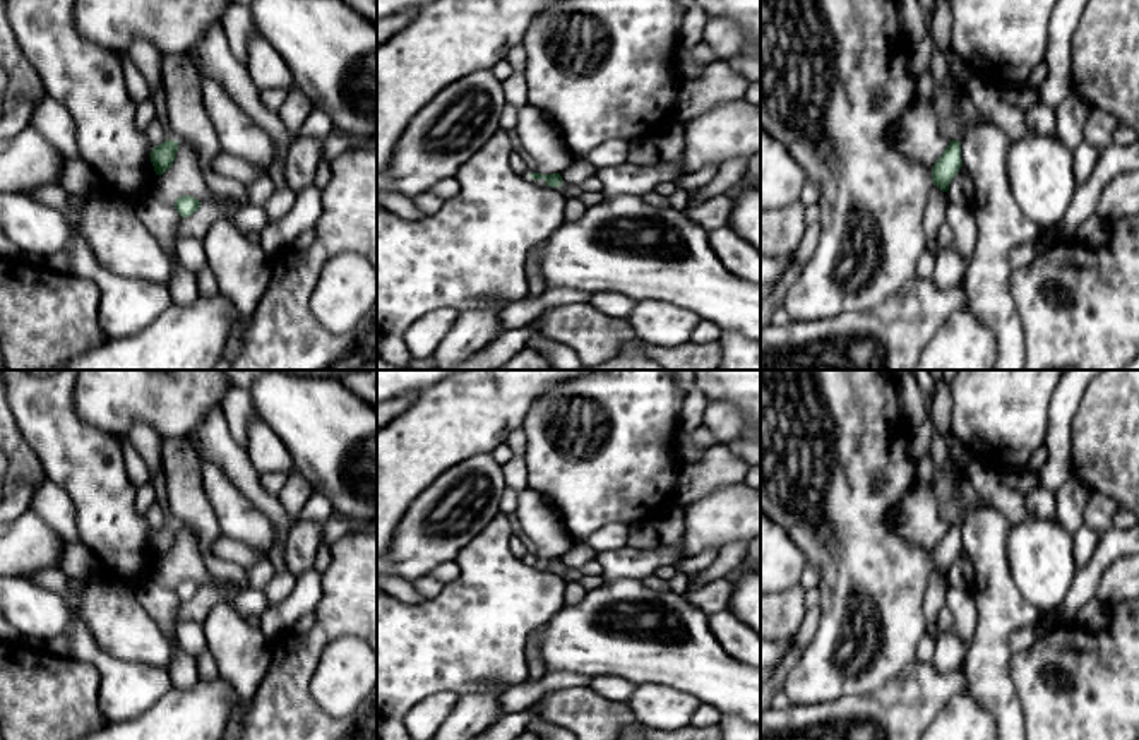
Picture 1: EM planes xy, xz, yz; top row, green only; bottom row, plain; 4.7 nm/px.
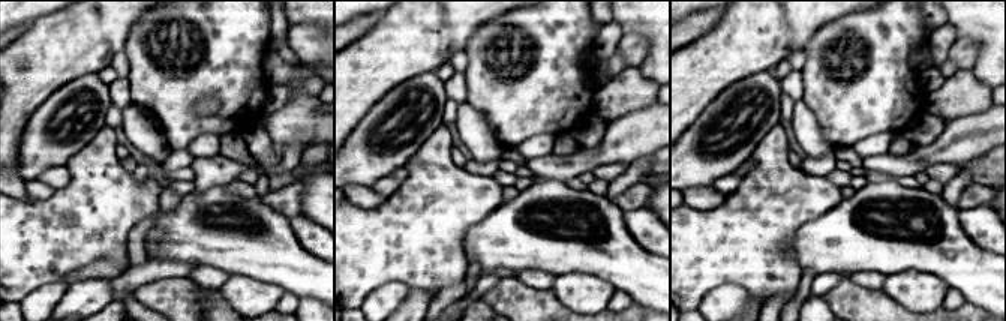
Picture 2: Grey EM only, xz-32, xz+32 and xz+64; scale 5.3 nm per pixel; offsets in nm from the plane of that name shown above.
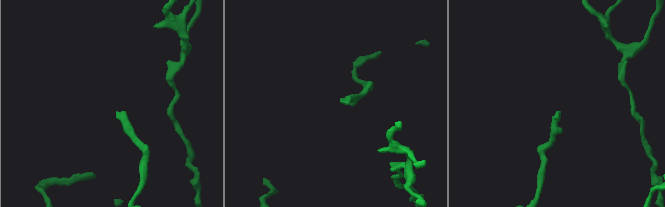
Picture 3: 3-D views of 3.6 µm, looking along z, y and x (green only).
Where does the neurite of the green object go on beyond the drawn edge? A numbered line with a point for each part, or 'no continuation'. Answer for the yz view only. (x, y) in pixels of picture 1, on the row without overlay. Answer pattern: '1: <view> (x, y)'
no continuation

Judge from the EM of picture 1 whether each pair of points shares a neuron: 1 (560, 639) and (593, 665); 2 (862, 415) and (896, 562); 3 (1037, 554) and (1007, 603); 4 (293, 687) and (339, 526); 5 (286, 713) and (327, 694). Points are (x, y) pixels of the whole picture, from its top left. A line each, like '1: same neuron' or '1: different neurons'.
1: same neuron
2: same neuron
3: different neurons
4: different neurons
5: different neurons

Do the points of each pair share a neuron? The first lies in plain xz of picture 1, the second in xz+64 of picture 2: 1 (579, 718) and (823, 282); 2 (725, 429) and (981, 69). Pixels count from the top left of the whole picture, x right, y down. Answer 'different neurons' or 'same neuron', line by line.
1: different neurons
2: different neurons

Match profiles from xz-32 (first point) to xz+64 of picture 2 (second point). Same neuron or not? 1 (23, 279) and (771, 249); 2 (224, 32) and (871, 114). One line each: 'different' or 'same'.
1: same
2: same

